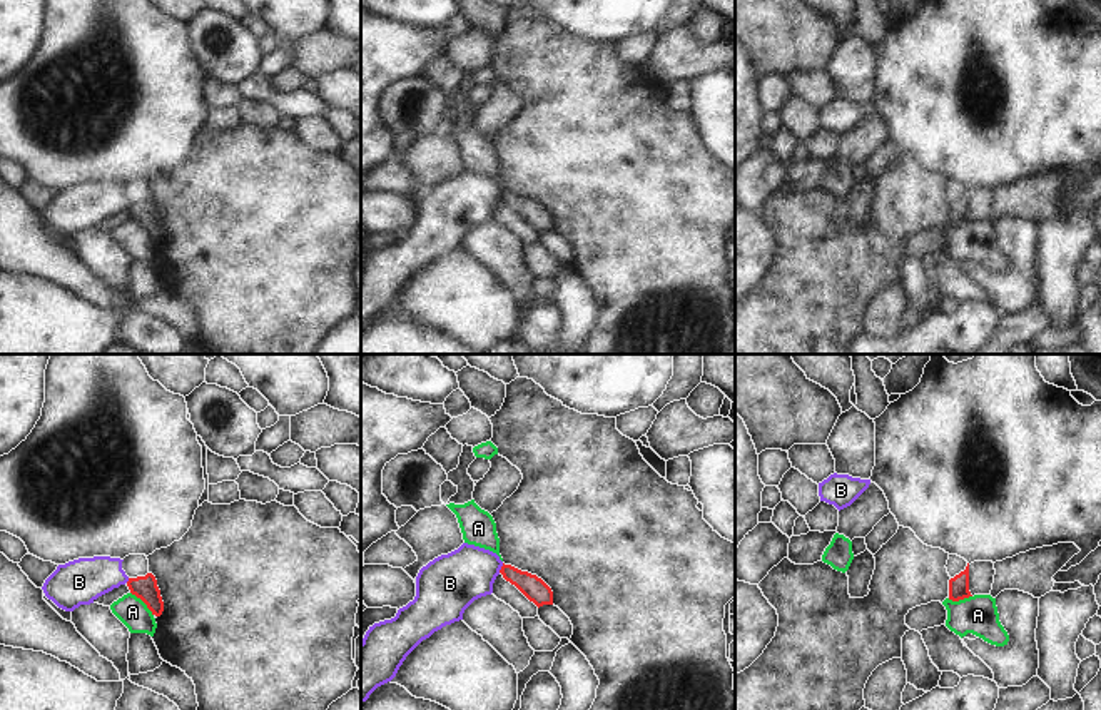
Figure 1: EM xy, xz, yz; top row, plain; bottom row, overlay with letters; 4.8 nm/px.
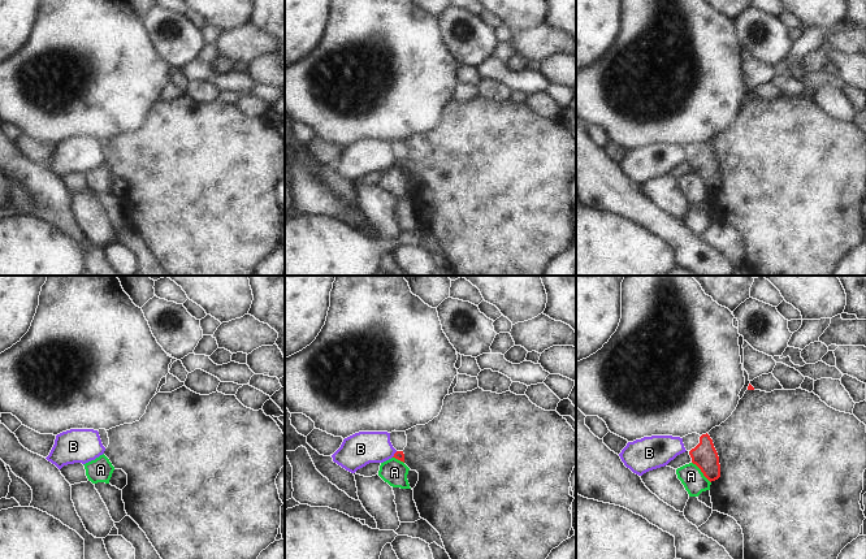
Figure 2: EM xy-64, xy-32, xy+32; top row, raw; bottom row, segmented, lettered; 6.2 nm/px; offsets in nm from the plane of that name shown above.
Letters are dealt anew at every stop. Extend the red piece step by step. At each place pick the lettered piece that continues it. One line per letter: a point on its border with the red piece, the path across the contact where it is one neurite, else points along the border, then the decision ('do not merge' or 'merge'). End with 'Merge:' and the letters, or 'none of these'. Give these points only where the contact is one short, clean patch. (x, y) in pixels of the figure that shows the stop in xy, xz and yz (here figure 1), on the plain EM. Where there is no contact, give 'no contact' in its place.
A: contact xy (144, 228); border xy (131, 218), (152, 241); do not merge
B: contact xz (502, 194); border xz (503, 189), (498, 197); do not merge
Merge: none of these

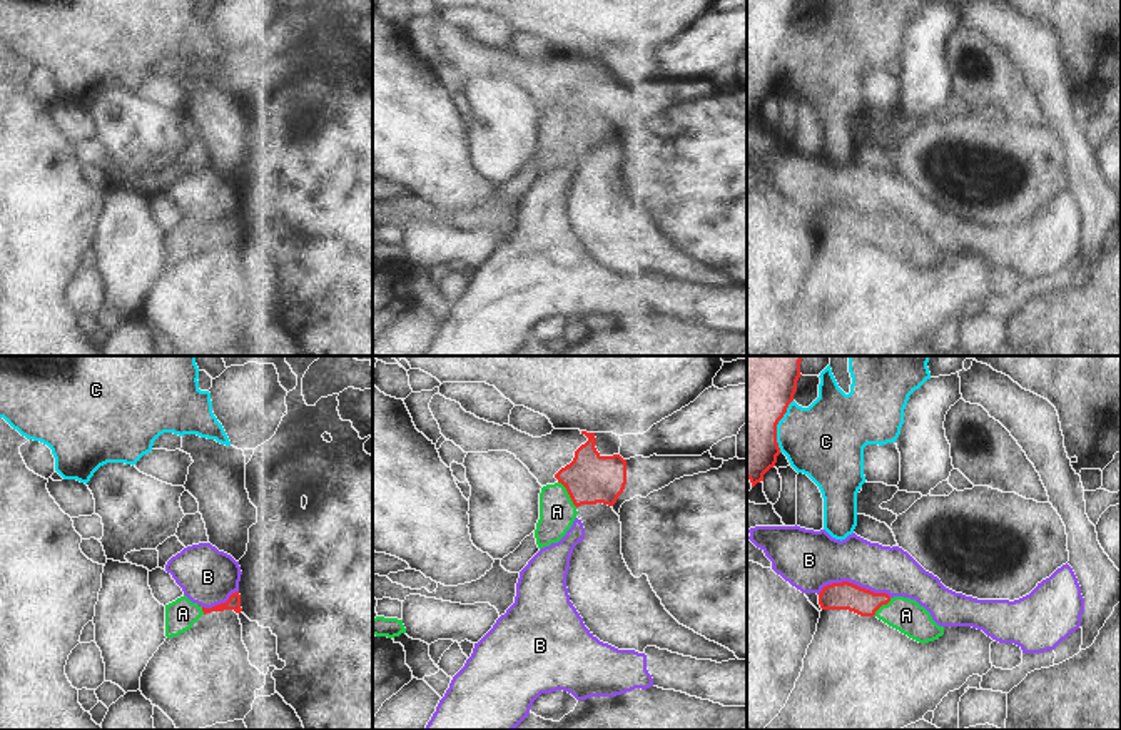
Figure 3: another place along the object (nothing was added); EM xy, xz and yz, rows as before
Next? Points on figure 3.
A: contact xz (568, 119); way xz (590, 104), (578, 109), (568, 119), (558, 129), (557, 137); merge
B: contact yz (852, 209); do not merge
C: contact yz (776, 52); do not merge
Merge: A

